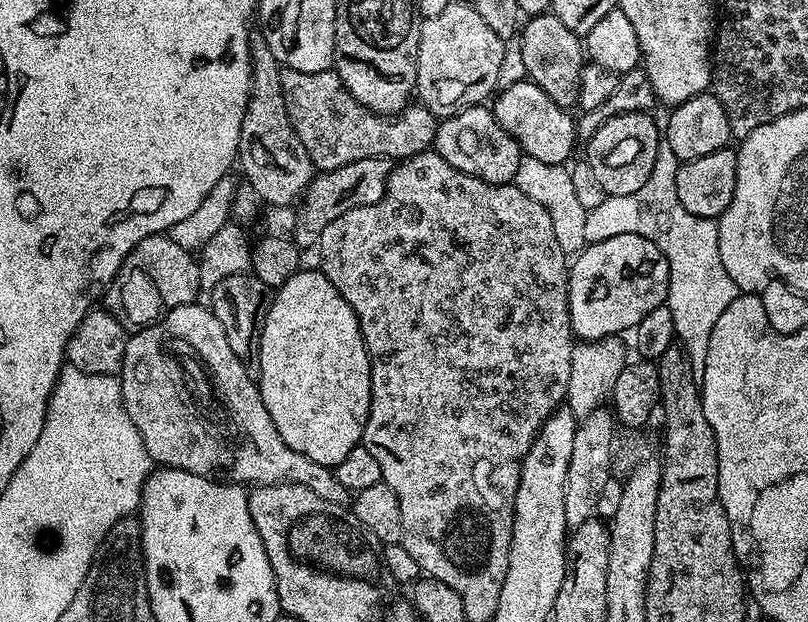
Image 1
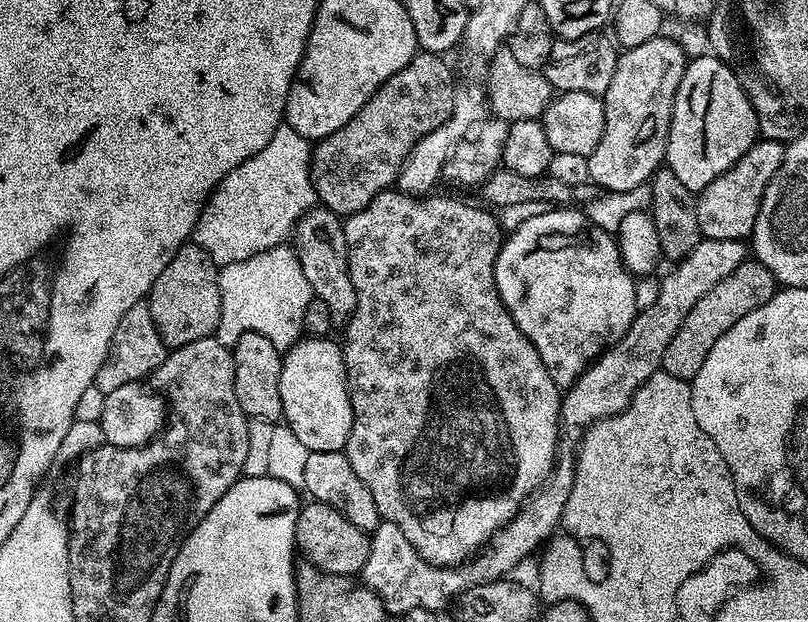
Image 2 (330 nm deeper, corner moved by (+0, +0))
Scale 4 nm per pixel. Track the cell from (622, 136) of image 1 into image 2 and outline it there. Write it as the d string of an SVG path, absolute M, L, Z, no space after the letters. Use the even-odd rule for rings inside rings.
M668 34L650 38L642 46L623 49L617 55L614 78L604 91L604 125L598 146L589 154L590 181L604 192L632 192L645 187L656 169L665 163L674 94L686 70L689 57Z

